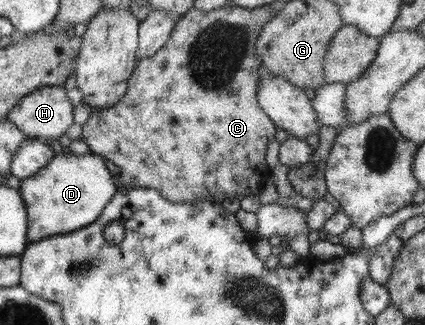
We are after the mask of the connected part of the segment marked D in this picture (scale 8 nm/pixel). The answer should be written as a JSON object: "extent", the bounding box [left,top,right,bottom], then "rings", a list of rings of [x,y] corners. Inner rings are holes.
{"extent":[18,151,118,243],"rings":[[[67,151],[56,154],[38,173],[21,180],[18,191],[24,200],[27,211],[27,240],[29,243],[40,241],[45,237],[56,236],[82,229],[94,223],[112,196],[118,191],[115,176],[104,163],[104,157],[93,152],[83,156]]]}

